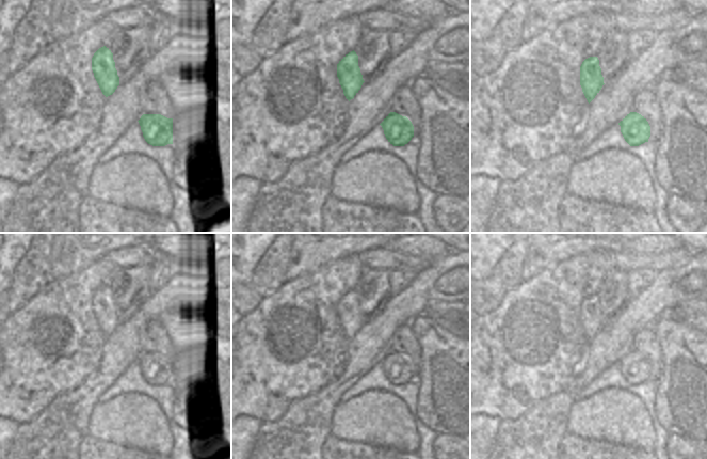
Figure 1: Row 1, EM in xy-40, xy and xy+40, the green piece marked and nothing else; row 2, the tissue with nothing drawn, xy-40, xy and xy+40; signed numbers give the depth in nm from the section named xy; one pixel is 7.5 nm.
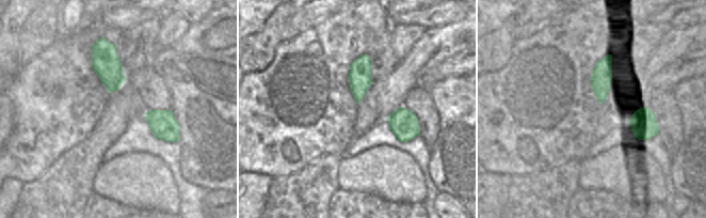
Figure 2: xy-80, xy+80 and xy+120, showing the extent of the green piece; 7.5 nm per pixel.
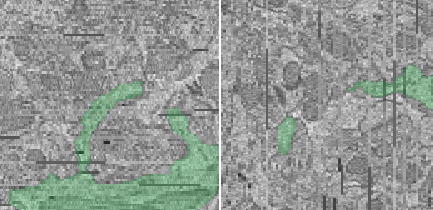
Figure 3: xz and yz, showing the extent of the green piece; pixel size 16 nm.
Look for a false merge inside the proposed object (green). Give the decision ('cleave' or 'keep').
keep

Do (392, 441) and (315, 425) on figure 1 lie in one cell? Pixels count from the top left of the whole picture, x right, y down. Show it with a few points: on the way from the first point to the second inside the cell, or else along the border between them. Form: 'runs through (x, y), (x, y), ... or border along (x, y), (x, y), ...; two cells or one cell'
border along (337, 404), (331, 416), (330, 433); two cells

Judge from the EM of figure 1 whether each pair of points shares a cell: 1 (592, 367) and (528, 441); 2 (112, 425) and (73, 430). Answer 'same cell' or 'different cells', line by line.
1: same cell
2: different cells

